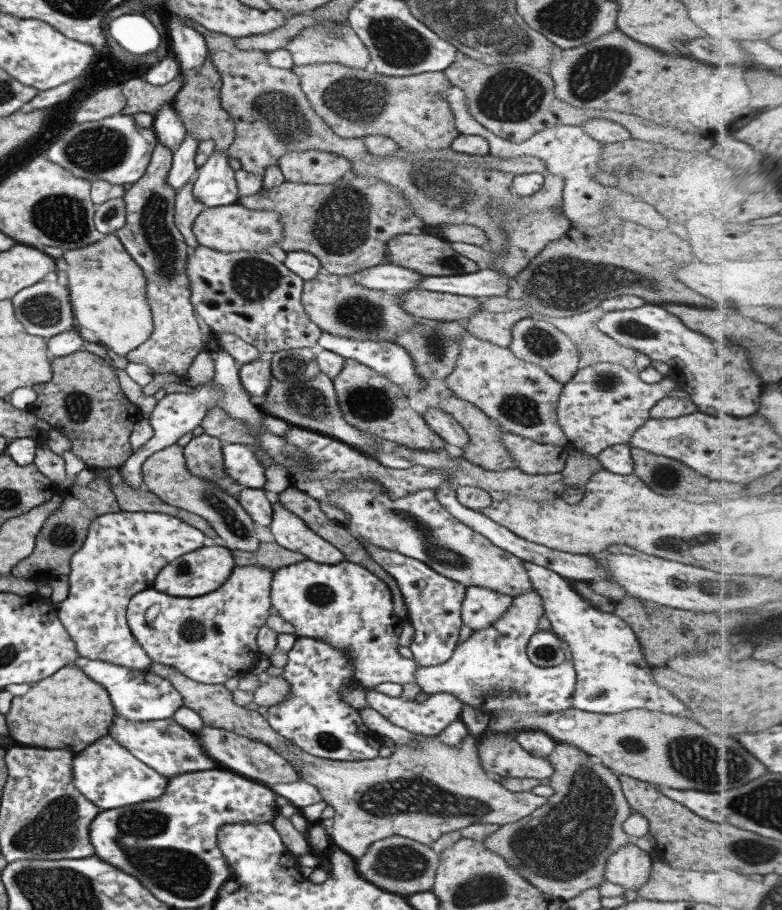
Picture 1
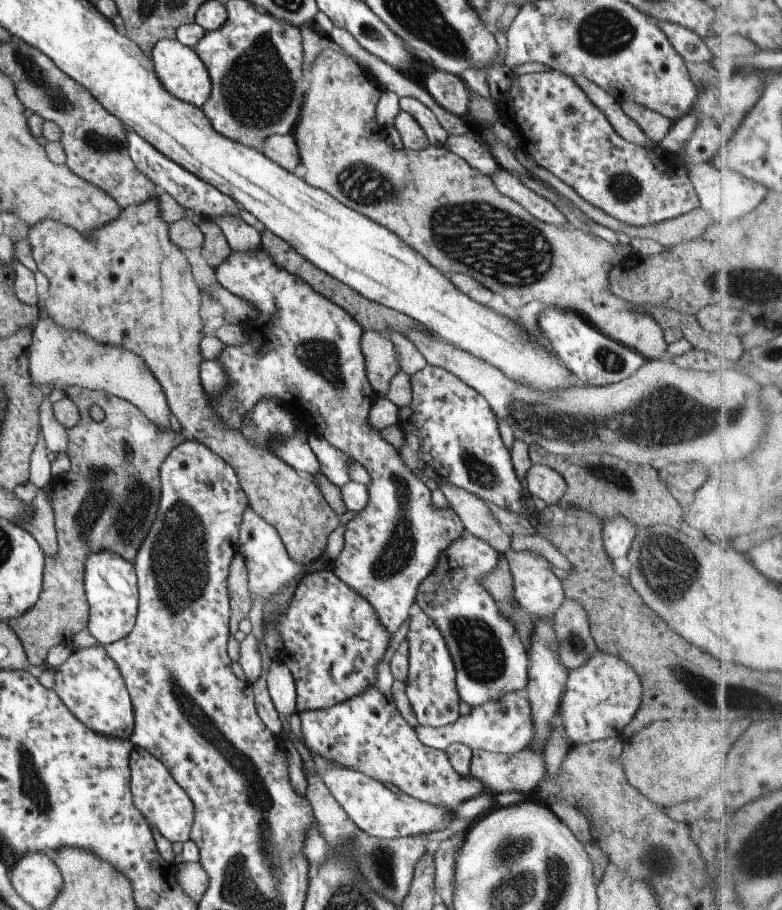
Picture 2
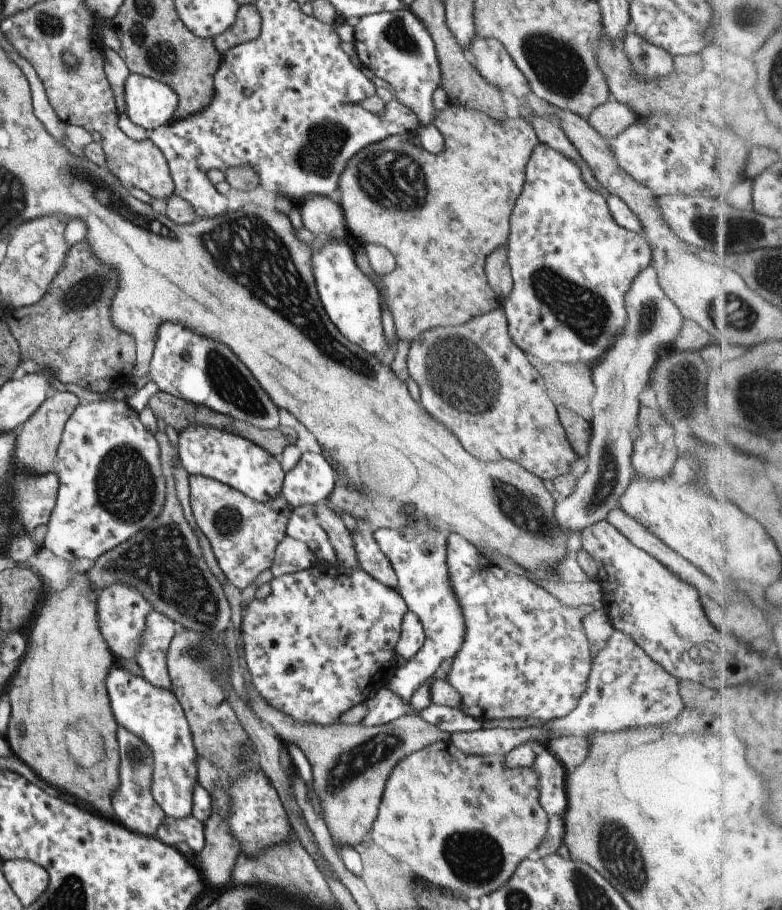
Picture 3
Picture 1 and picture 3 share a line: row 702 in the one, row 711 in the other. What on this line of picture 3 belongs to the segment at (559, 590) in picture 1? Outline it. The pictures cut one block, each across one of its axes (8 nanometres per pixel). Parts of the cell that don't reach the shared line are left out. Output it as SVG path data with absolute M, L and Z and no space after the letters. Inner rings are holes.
M613 629L606 645L590 661L585 692L578 698L572 711L565 716L552 718L540 727L524 729L471 730L469 732L452 732L448 741L452 742L463 754L468 755L501 755L509 752L514 746L529 743L534 753L547 745L552 735L577 735L601 731L613 732L635 727L665 725L672 721L681 710L683 702L677 691L677 679L669 674L660 664L653 662L646 652L624 632Z

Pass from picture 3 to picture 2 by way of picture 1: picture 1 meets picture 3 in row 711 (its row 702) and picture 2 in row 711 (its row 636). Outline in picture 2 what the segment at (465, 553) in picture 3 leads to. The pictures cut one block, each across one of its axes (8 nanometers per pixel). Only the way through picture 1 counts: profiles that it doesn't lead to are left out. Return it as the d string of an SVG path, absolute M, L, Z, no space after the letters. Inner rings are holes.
M509 691L498 699L487 701L476 708L470 707L465 715L459 715L454 723L444 727L424 727L417 724L416 737L425 745L440 751L451 743L464 744L467 748L481 749L492 753L515 754L537 743L532 738L530 706L522 691Z

